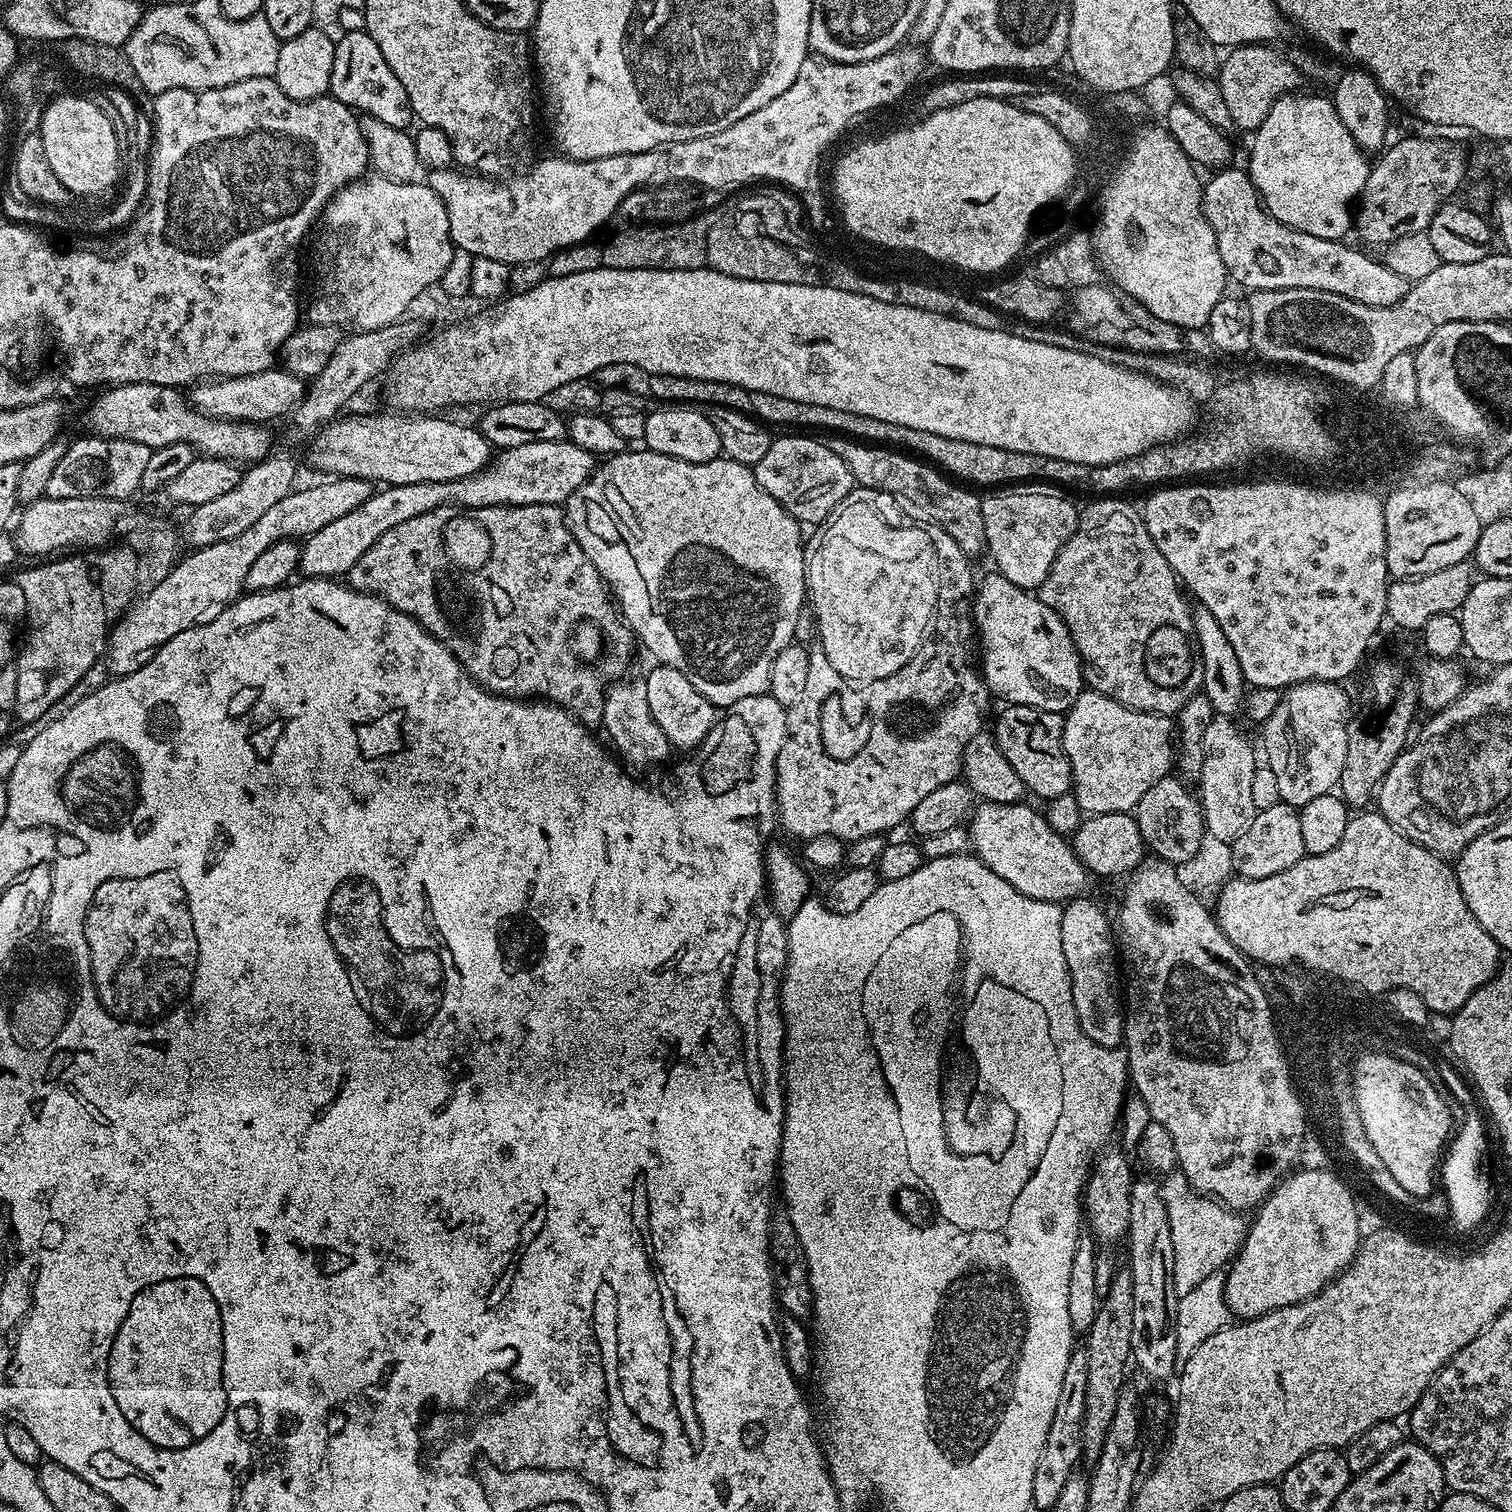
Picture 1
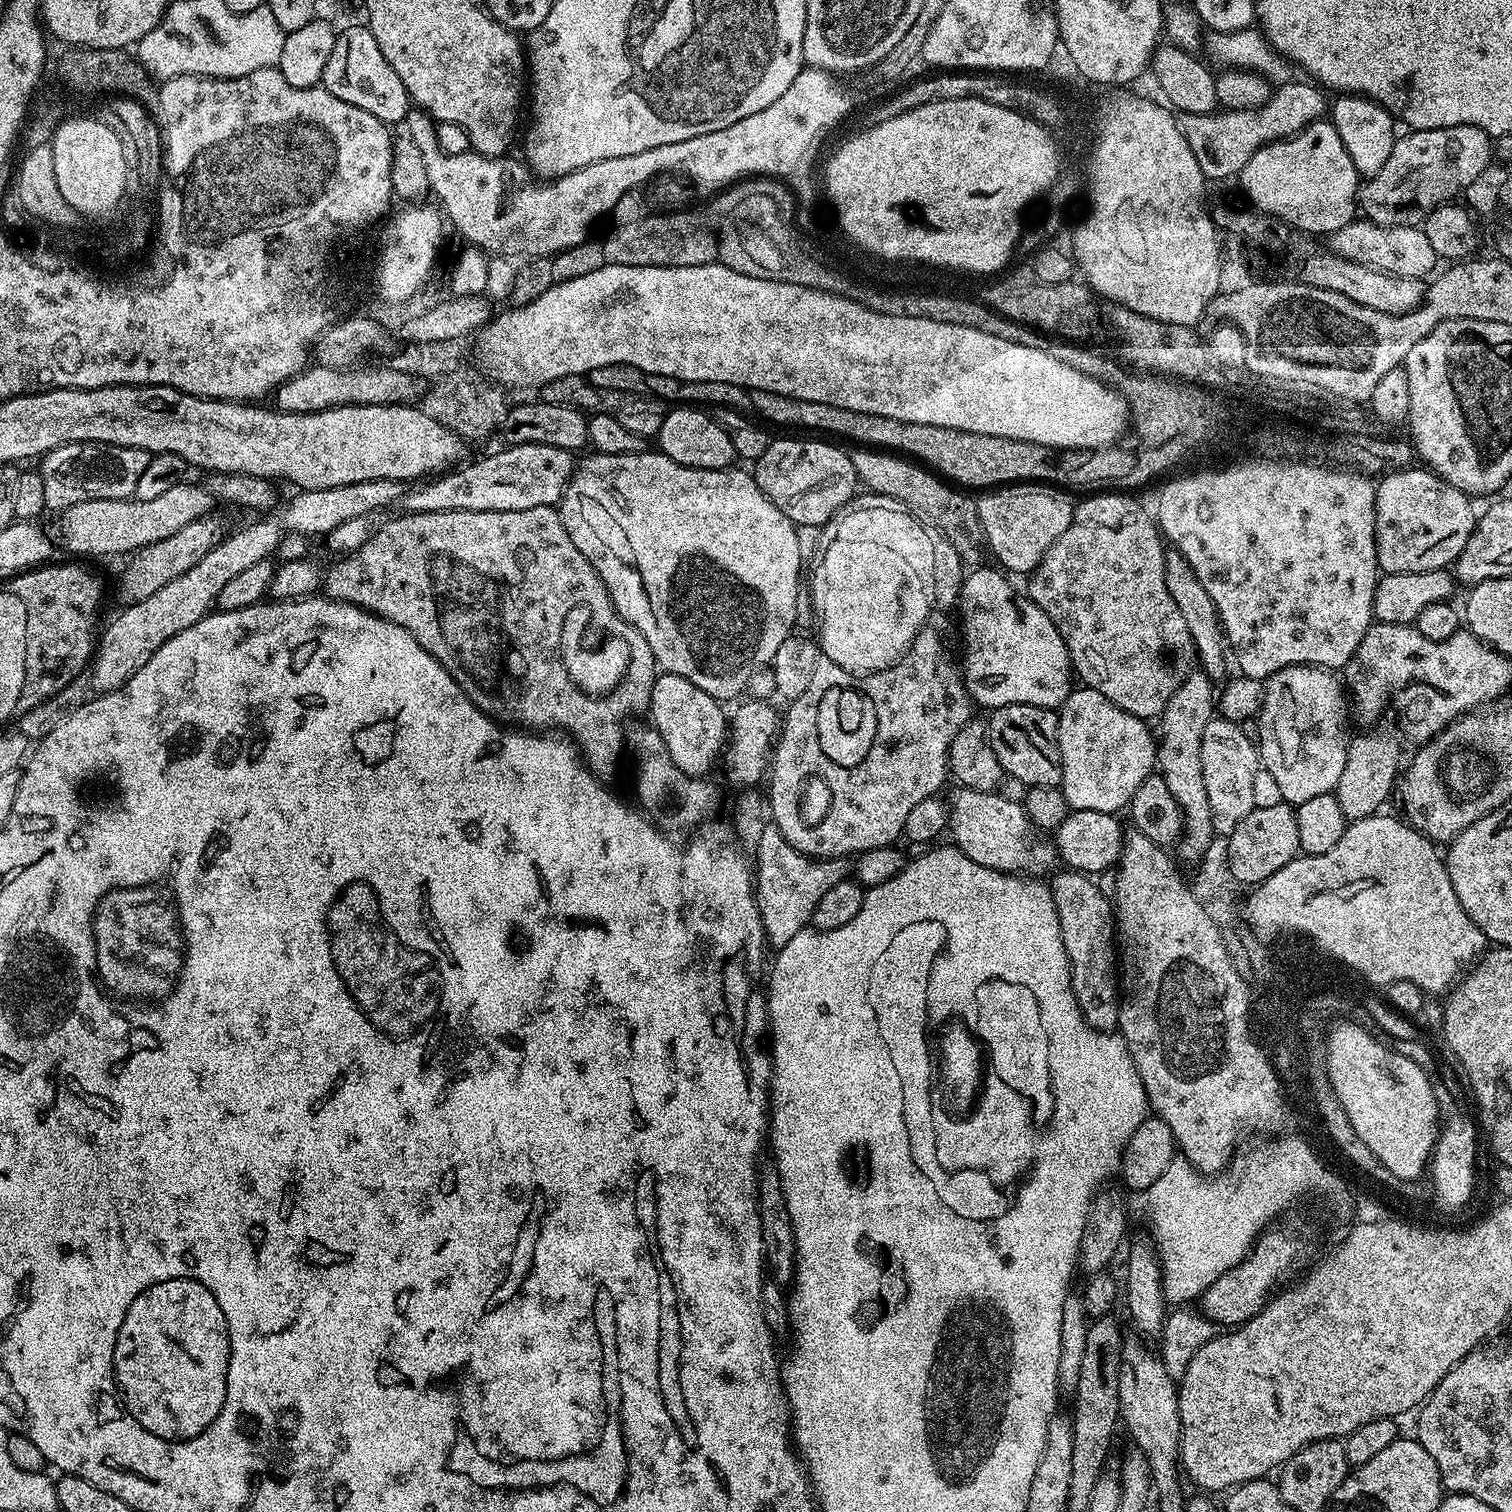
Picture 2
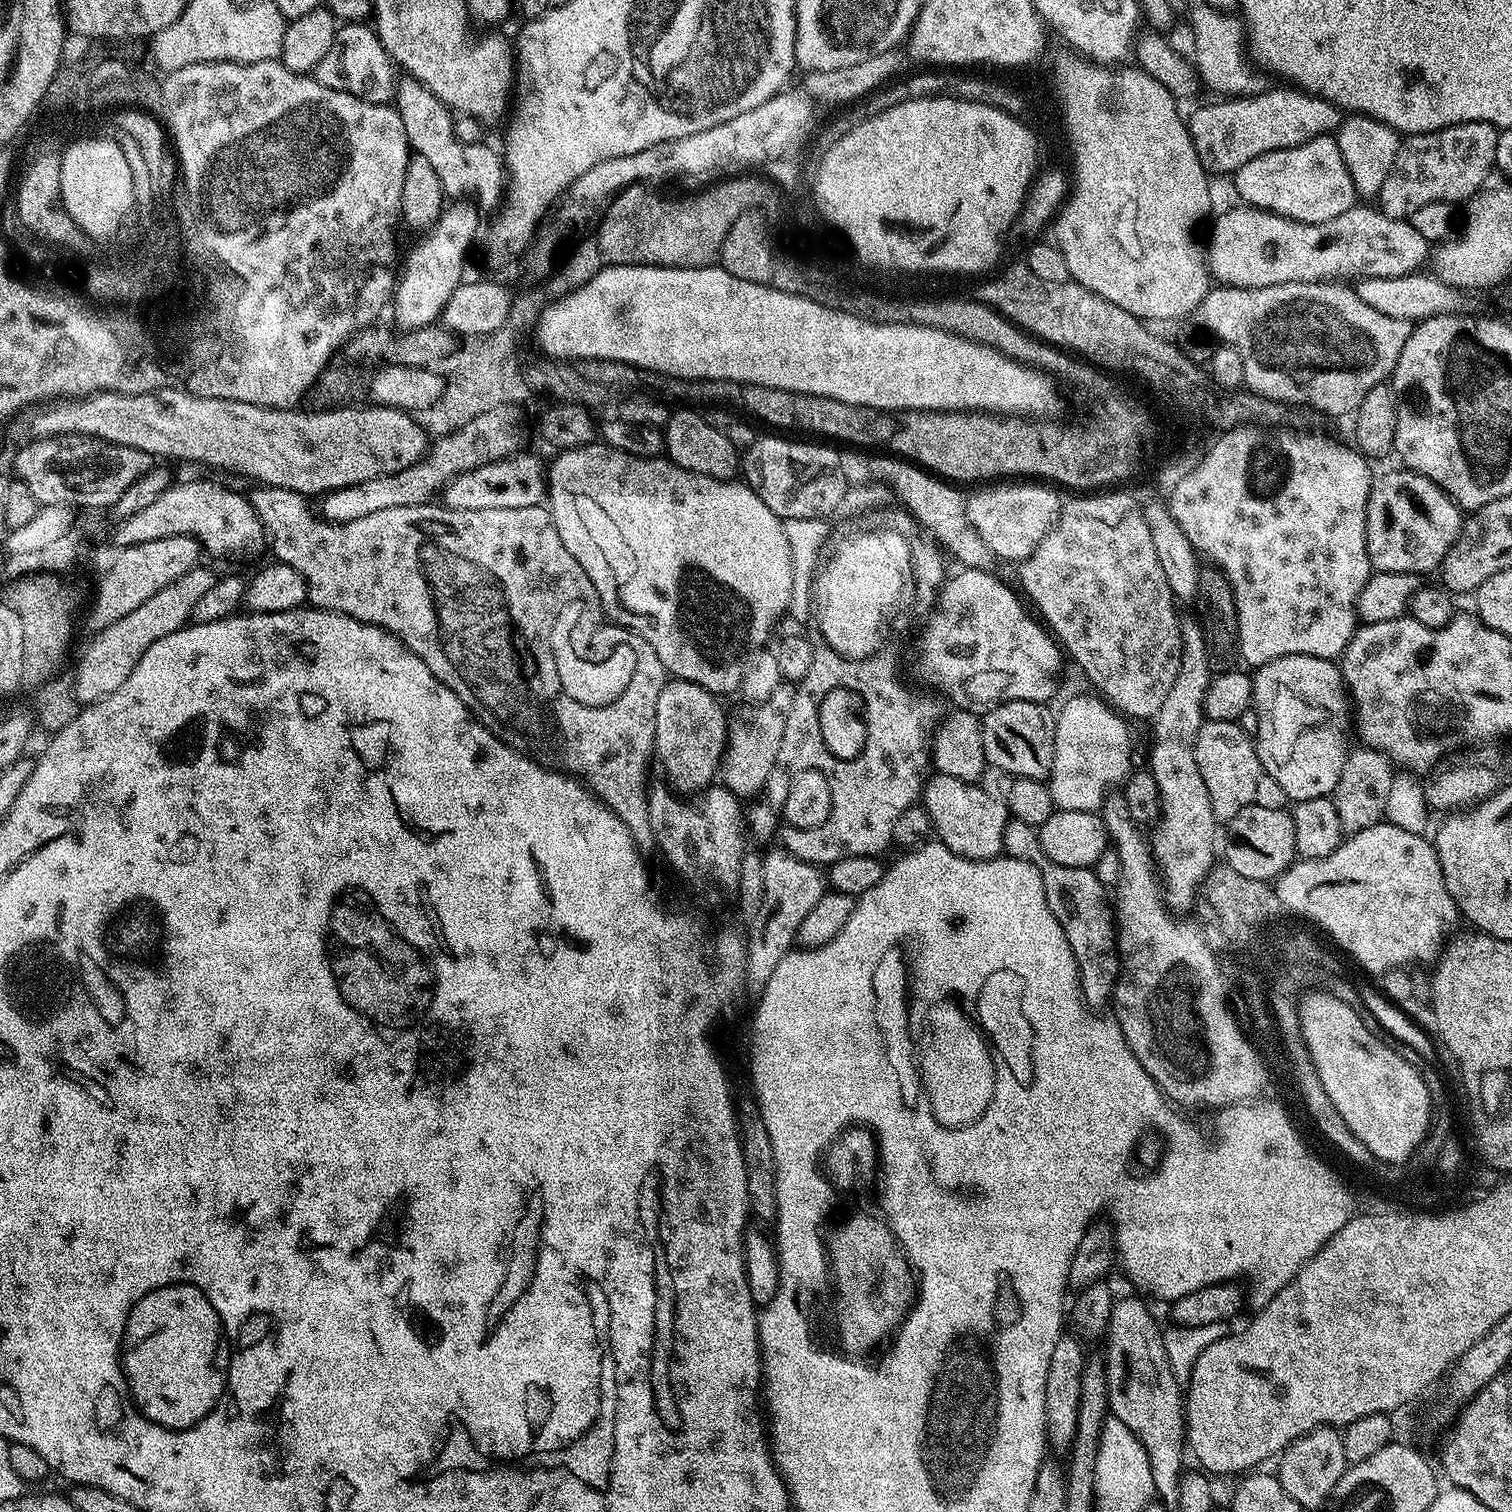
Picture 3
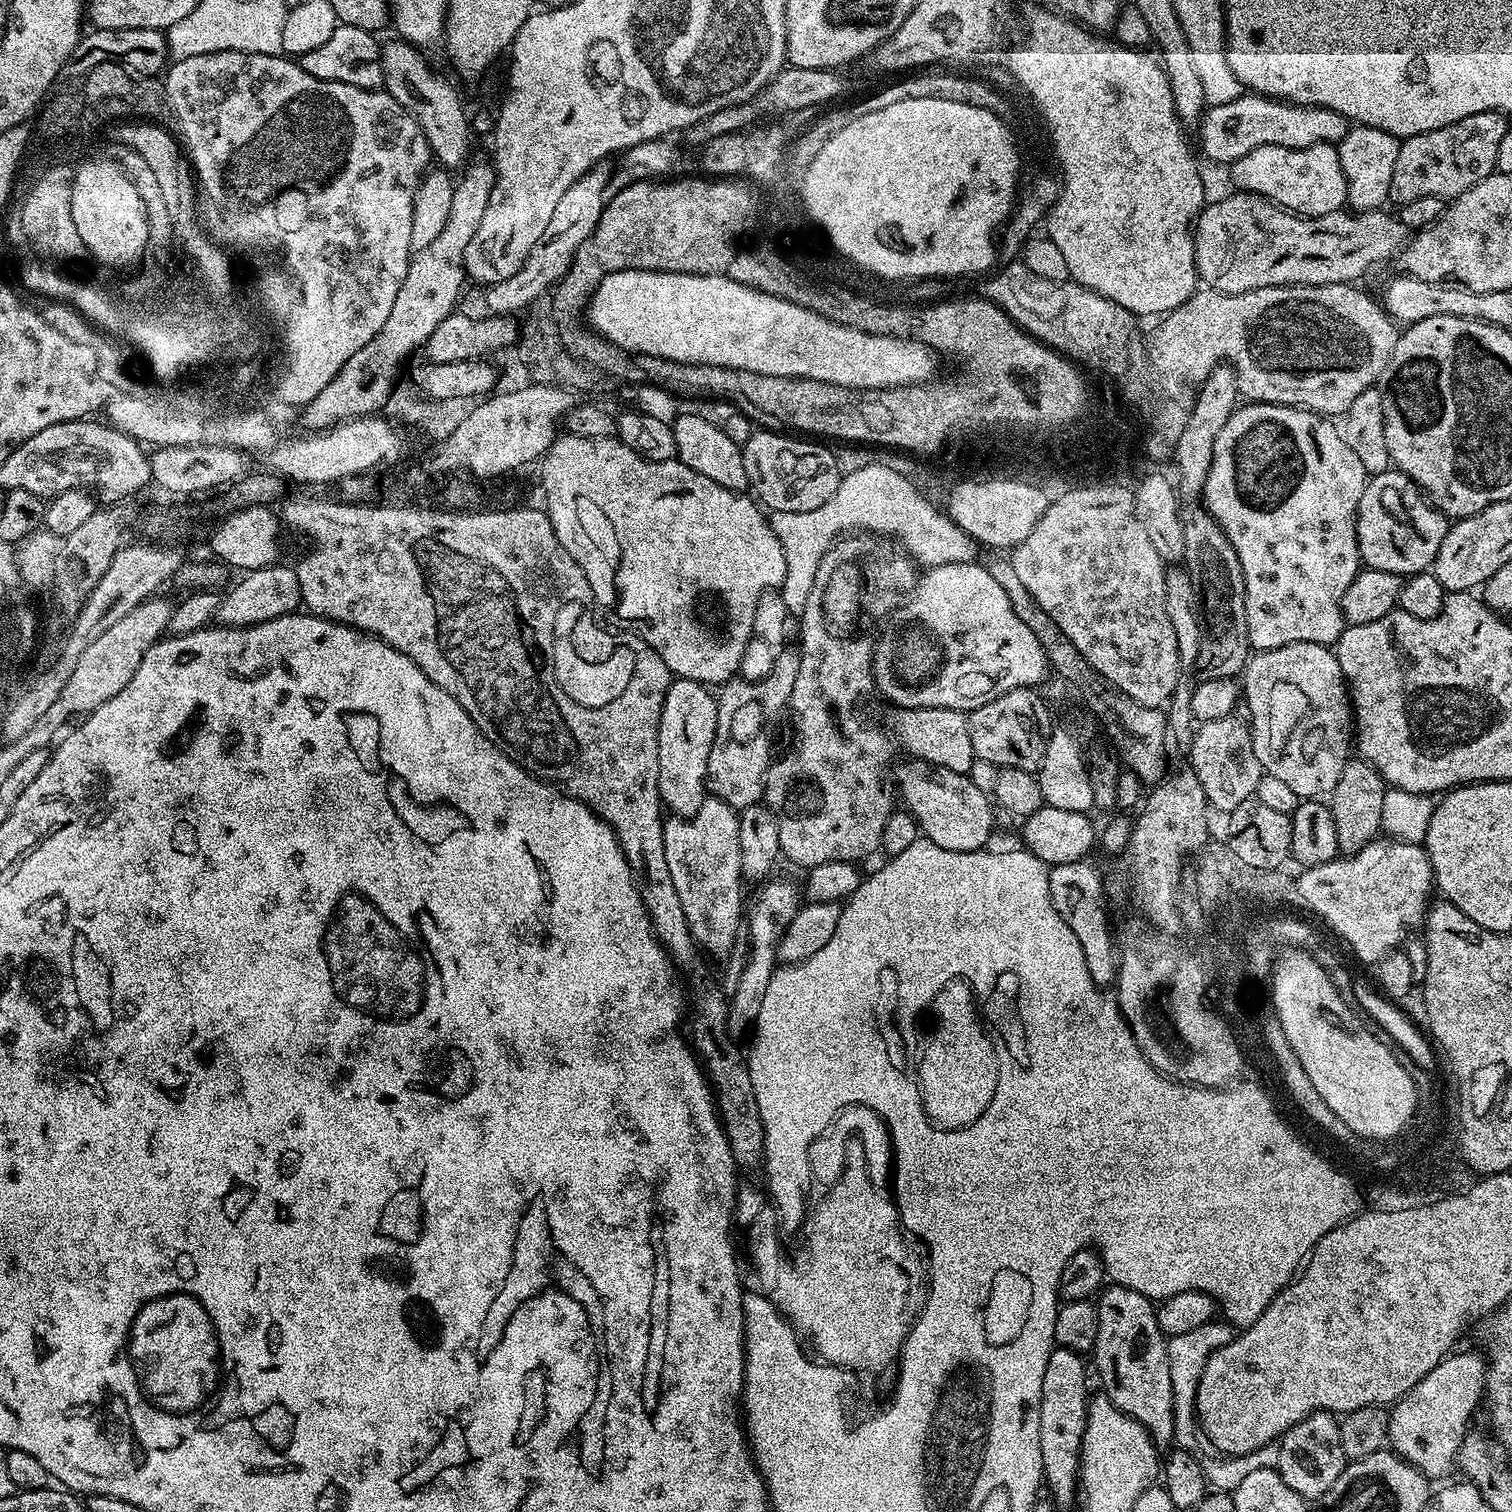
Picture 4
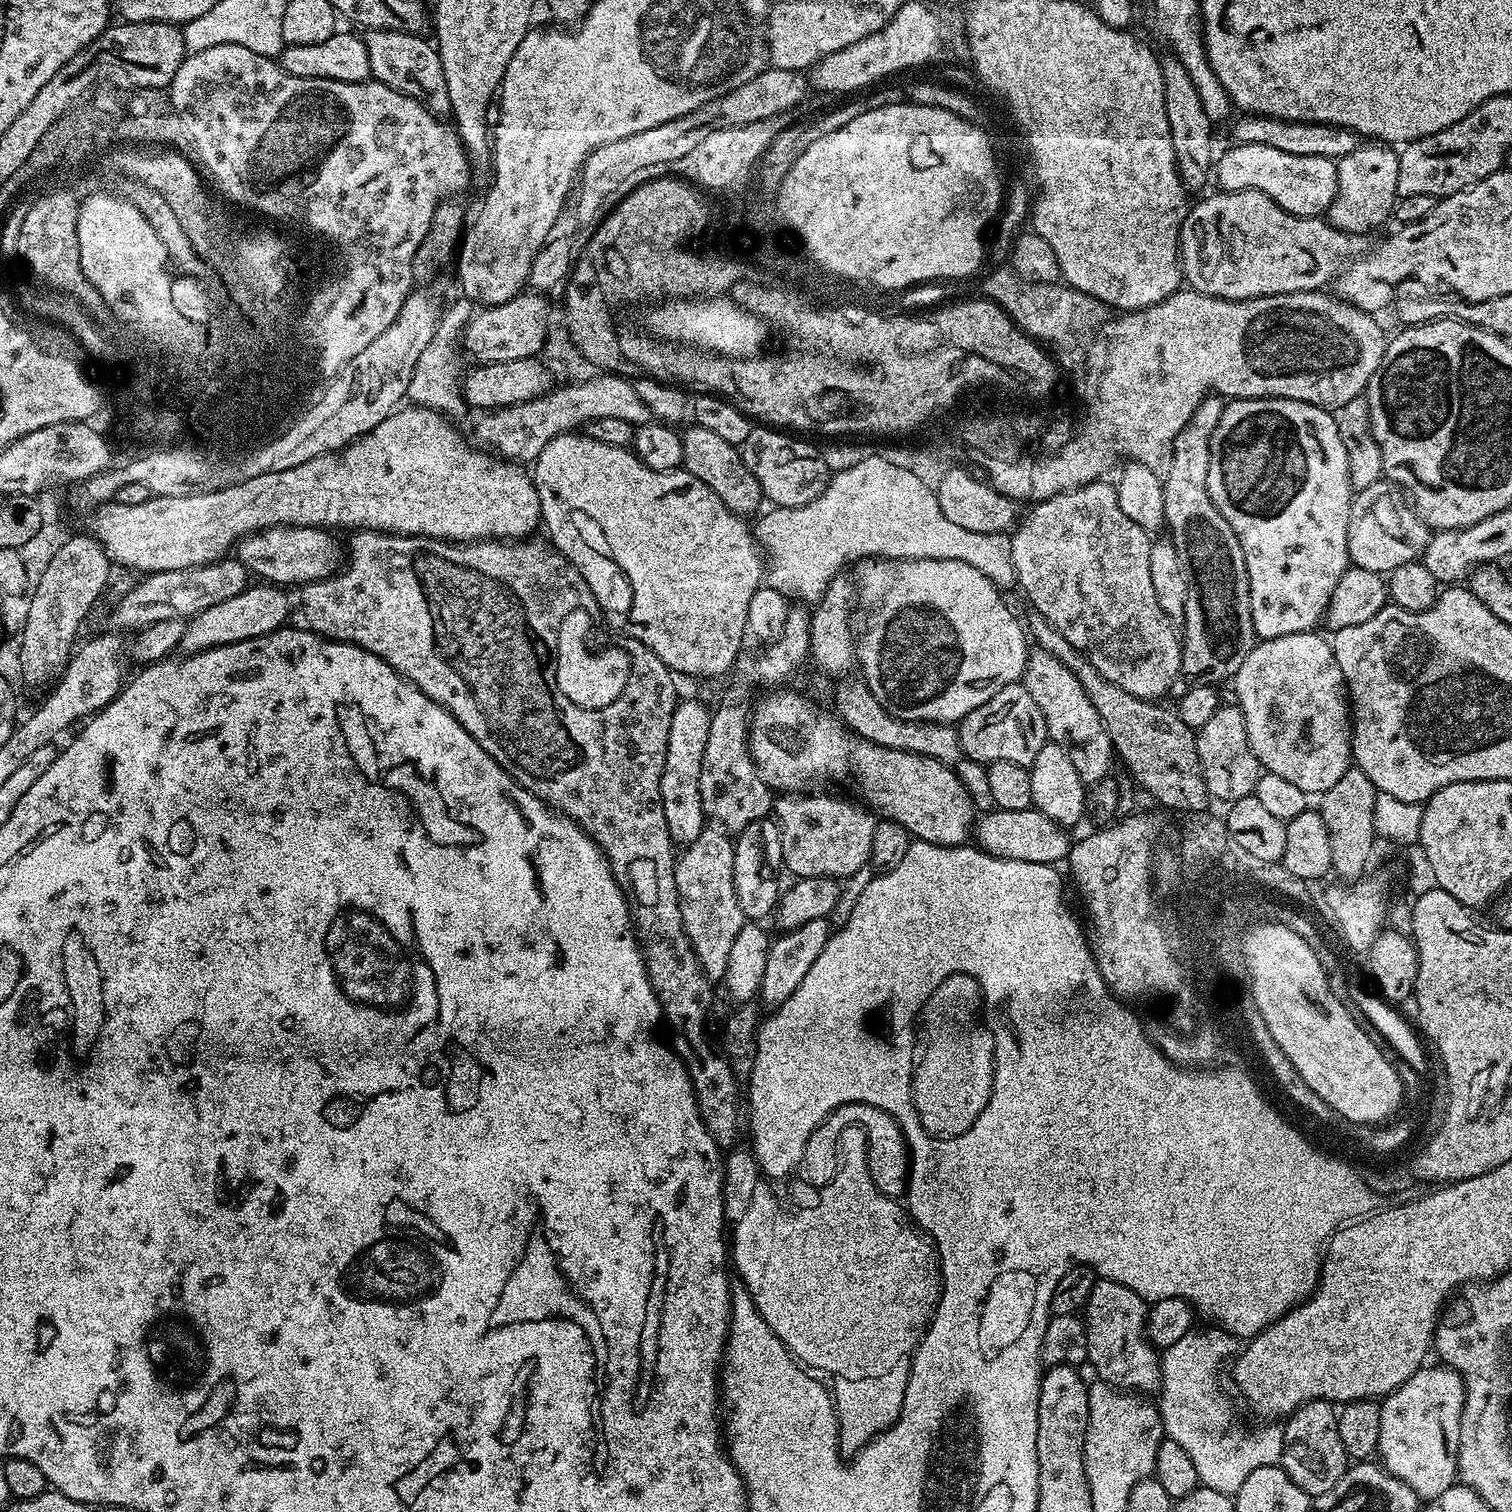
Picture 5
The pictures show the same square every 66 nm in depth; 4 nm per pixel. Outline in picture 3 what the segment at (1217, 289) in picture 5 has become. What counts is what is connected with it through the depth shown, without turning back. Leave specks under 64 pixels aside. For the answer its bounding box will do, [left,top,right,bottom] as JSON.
[1206,206,1430,288]

